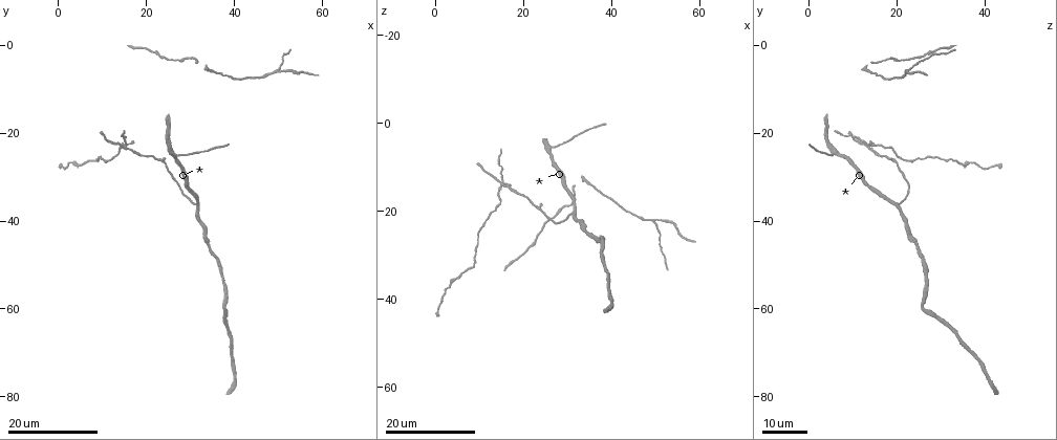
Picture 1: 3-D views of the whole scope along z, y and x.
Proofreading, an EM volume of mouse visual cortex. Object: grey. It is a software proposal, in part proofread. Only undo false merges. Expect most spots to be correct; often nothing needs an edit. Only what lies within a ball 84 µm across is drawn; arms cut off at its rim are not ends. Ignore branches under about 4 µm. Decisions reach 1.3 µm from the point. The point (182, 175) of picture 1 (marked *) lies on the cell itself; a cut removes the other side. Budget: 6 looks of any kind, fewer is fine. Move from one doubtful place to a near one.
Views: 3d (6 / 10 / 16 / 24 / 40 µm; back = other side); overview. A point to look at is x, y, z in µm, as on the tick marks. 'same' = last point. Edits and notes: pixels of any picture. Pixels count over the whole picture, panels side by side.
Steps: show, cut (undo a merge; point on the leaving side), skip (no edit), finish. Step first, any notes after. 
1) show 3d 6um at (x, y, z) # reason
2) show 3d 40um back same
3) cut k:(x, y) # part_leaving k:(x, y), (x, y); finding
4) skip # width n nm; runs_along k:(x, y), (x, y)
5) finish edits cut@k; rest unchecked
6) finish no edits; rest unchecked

show 3d 16um at (26.0, 30.5, 22.0) # calibre changes

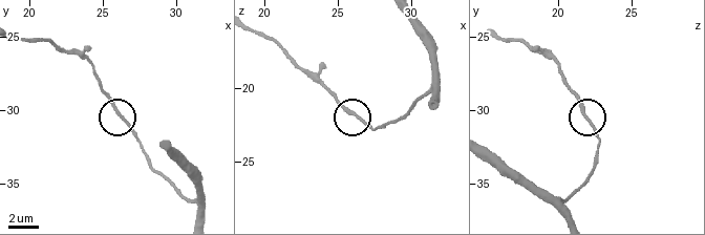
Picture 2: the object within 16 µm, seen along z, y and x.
show 3d 10um at (26.4, 30.6, 22.0) # zoom in

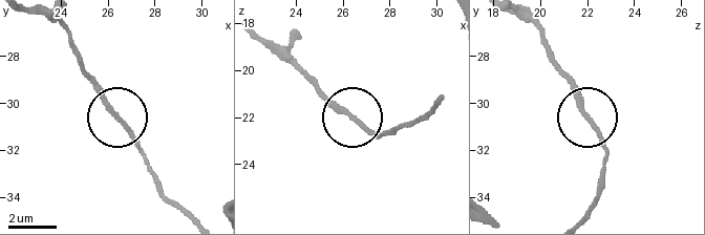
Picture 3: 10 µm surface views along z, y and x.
skip # width 170 nm; continuous, no second cell

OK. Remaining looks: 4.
show 3d 16um at (15.5, 23.0, 14.0) # four or more arms meet

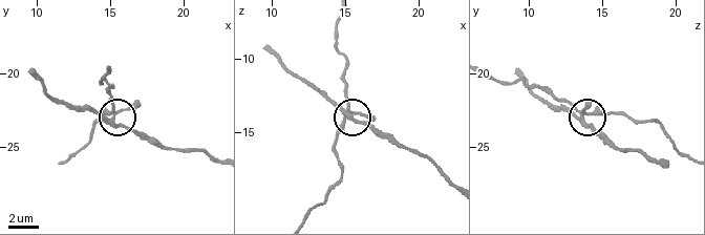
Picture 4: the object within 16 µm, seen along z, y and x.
show 3d 10um at (15.2, 22.6, 13.6)

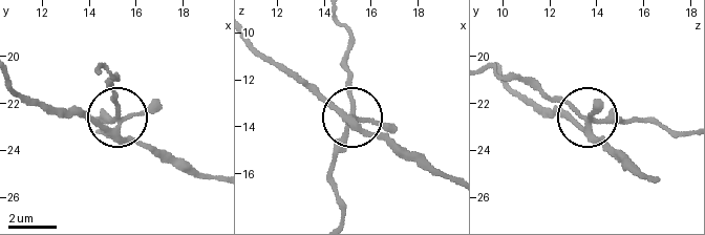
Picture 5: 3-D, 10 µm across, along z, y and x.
cut 5:(334, 148) # width 250 nm; part_leaving 5:(589, 119), (653, 119), (683, 130); two cells meet here

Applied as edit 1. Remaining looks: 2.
finish edits cut@5; rest unchecked

